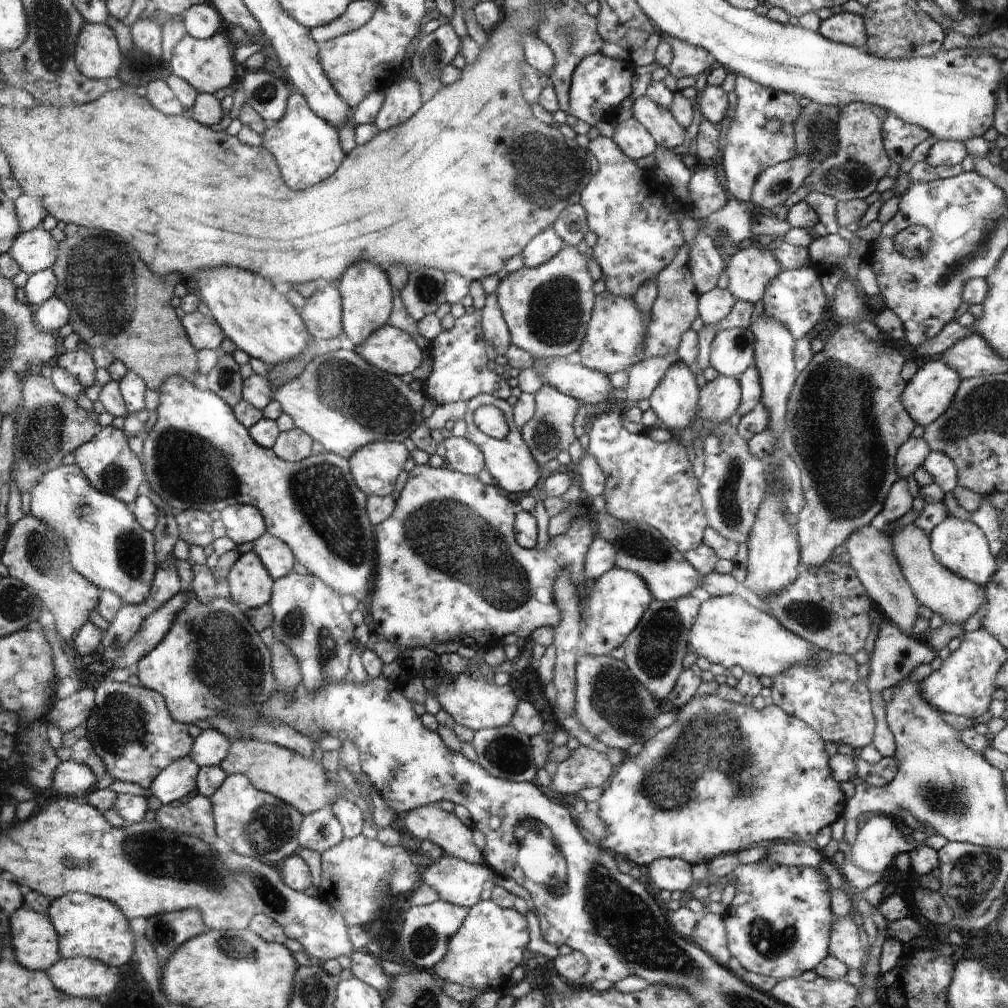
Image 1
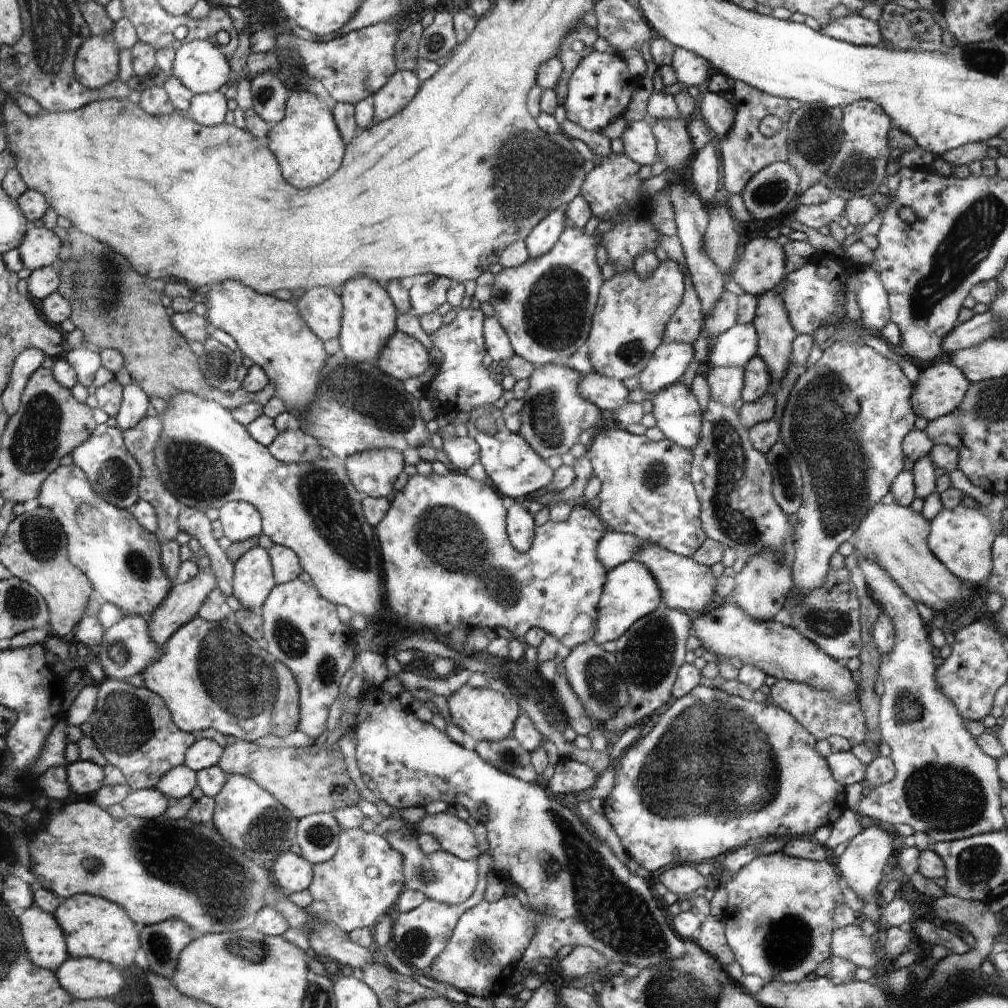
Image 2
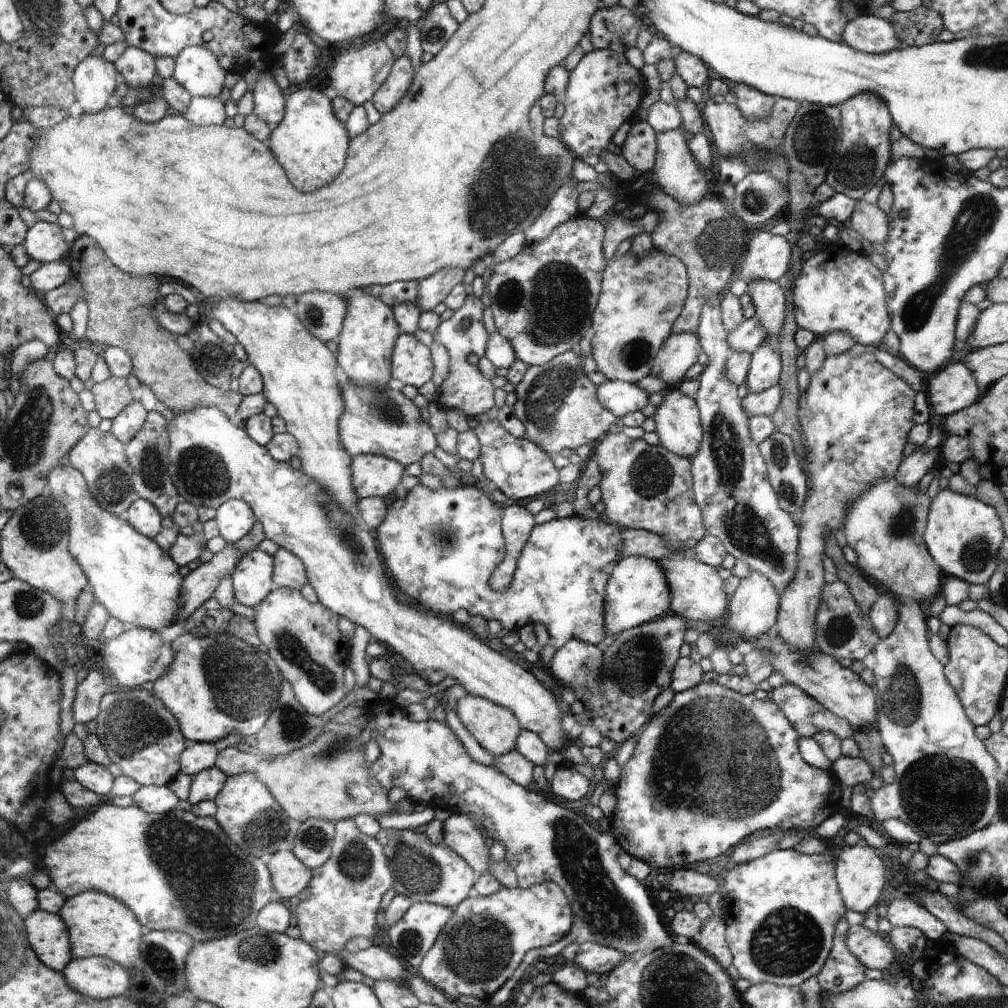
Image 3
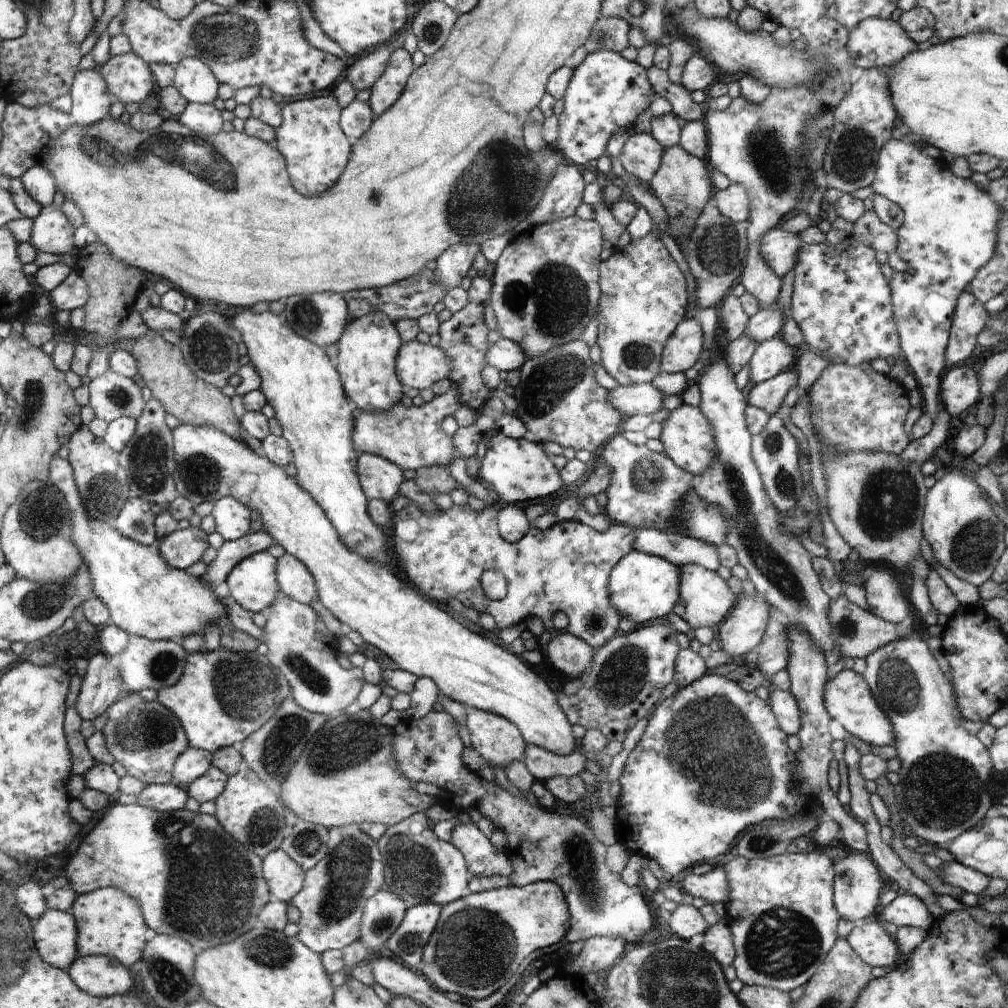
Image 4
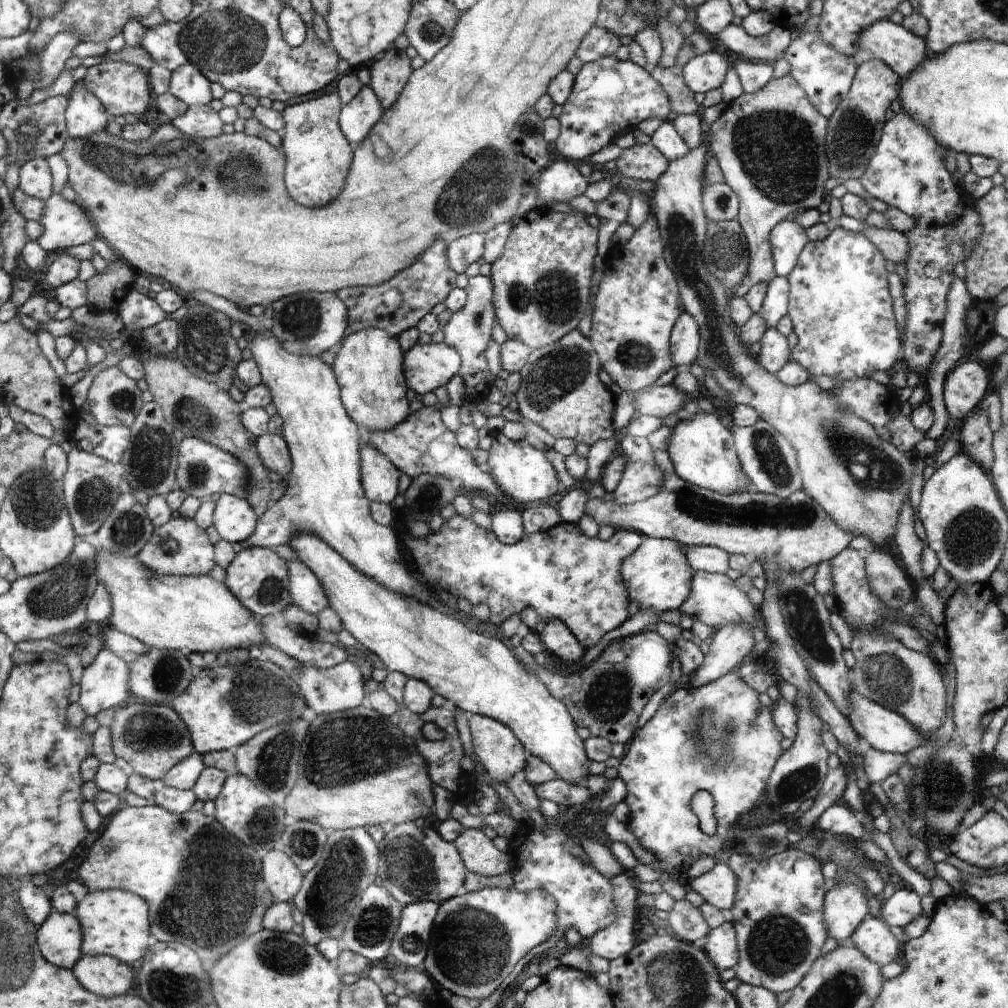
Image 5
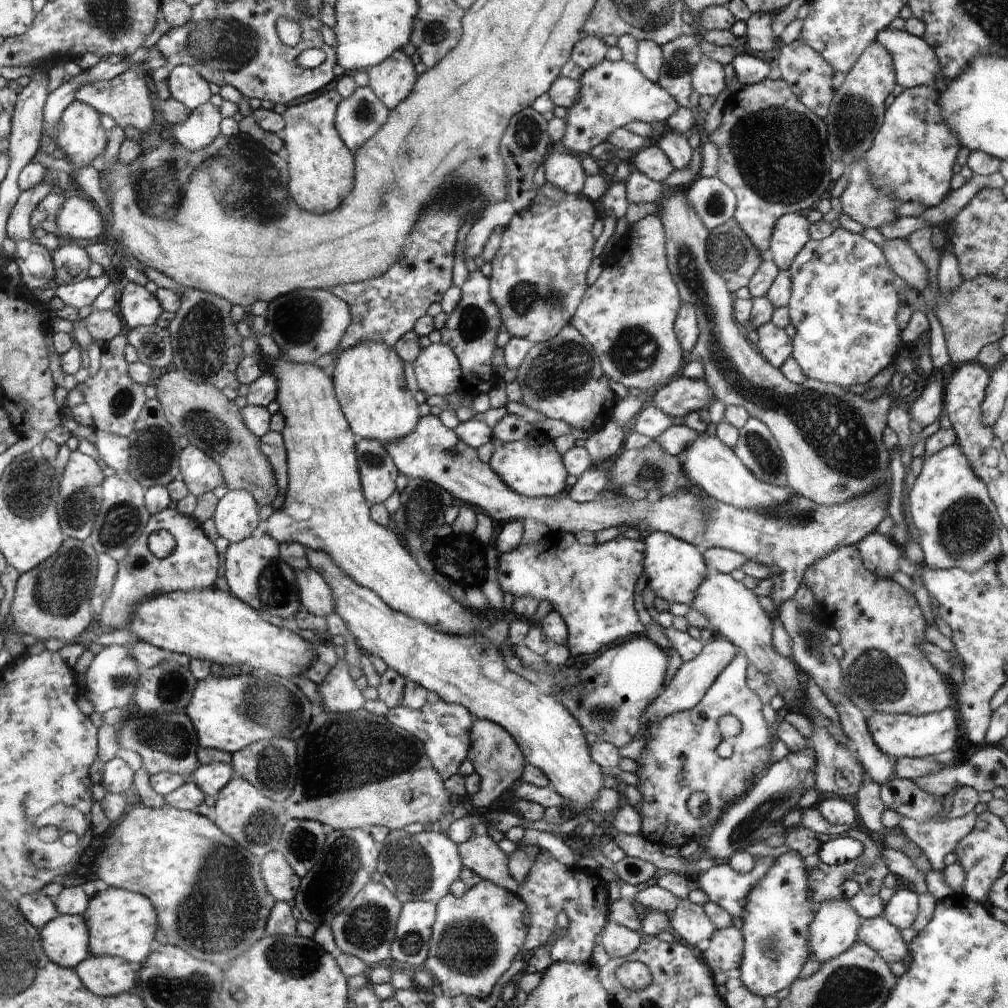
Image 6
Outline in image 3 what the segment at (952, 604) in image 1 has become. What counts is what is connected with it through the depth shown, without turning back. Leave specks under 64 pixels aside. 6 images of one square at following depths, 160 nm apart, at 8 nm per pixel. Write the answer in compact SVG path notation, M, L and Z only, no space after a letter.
M894 479L879 481L874 487L865 489L851 507L851 512L847 516L844 534L846 535L847 546L856 552L858 567L865 573L877 580L881 589L890 593L896 598L914 598L914 601L932 600L942 592L942 582L940 581L940 568L936 564L934 557L927 546L924 546L924 526L928 514L928 504L930 496L927 492L920 492L918 486L914 488L904 488L896 484Z

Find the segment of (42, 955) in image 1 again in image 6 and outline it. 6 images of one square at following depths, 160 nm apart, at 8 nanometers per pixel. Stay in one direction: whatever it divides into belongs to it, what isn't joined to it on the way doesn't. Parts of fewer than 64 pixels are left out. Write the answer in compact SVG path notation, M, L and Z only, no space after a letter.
M61 914L41 935L47 955L66 968L76 969L91 955L91 928L85 916Z

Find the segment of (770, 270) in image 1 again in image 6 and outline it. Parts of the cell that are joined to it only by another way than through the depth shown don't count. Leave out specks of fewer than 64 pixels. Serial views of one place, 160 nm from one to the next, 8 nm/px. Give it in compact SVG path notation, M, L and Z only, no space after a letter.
M788 213L775 224L771 236L771 248L768 256L776 263L780 271L788 271L798 254L811 239L811 223L806 214Z

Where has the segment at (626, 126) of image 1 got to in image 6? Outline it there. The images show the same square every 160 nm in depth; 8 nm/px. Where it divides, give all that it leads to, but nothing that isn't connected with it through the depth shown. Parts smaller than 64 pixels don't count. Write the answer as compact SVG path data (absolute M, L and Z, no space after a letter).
M657 144L644 147L632 157L633 165L650 180L661 183L675 170L667 153Z

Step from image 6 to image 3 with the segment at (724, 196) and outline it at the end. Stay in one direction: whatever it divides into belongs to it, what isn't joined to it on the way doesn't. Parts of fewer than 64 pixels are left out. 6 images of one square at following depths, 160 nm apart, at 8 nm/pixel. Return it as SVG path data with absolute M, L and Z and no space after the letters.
M760 169L746 176L735 187L734 199L728 201L730 207L736 212L745 224L758 224L762 226L766 220L774 218L785 210L789 201L787 185L777 179L770 171Z

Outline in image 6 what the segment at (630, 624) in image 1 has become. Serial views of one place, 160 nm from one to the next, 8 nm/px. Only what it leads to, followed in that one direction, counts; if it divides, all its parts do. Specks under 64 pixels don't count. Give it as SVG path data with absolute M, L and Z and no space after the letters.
M652 531L652 534L647 536L644 542L647 544L647 552L644 555L644 570L652 592L669 604L680 602L690 606L698 594L700 583L708 575L708 564L704 560L703 553L695 545L680 540L670 533L660 531Z

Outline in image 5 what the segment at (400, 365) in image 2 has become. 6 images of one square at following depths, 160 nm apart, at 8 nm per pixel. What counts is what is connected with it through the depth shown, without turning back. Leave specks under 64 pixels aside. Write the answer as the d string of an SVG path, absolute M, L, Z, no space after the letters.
M445 343L416 344L408 350L403 366L408 389L421 398L459 375L462 358Z

